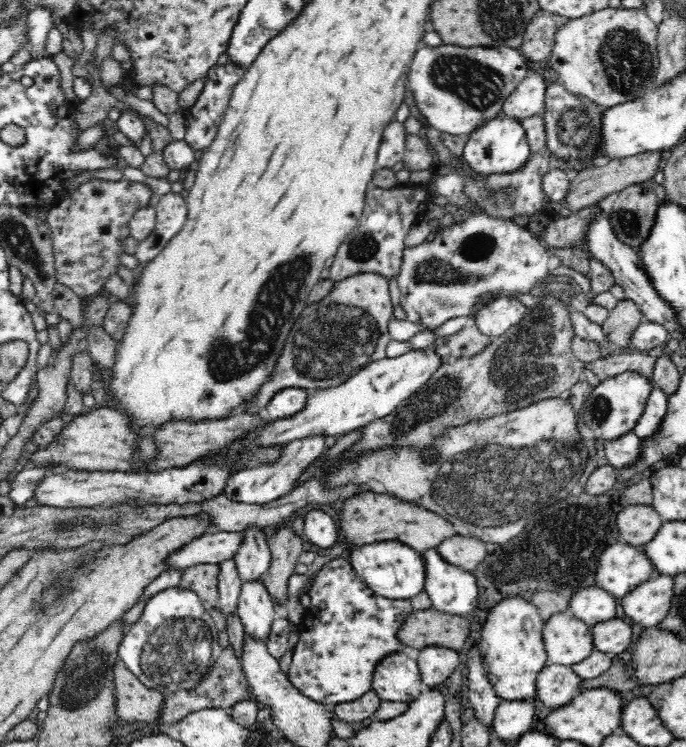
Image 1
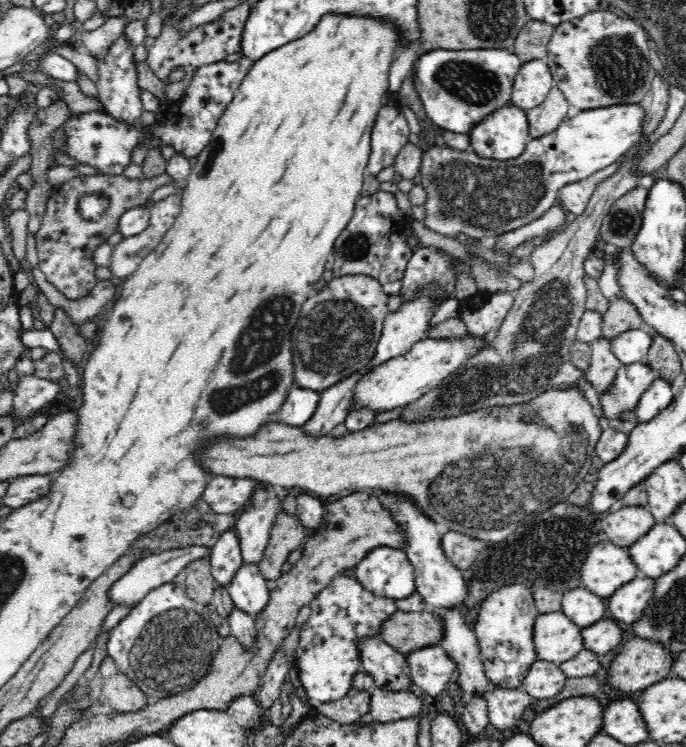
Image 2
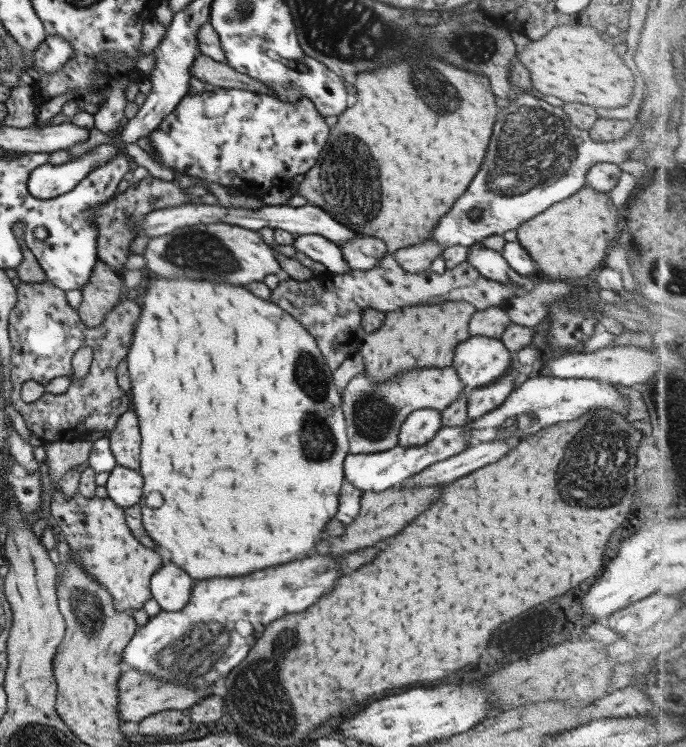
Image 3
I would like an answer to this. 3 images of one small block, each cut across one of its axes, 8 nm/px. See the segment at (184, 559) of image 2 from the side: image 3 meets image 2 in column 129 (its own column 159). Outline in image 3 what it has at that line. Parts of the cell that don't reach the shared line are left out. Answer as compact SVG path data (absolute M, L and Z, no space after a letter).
M170 562L162 564L158 572L150 578L150 590L154 600L168 612L184 609L190 601L192 588L196 584L196 579L180 566Z

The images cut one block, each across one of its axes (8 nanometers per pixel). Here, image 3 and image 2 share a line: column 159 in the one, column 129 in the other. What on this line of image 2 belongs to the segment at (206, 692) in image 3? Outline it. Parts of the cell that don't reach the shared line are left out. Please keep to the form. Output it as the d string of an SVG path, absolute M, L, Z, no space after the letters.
M104 658L99 671L102 677L99 700L113 712L138 712L151 701L146 693L118 668L113 658Z

